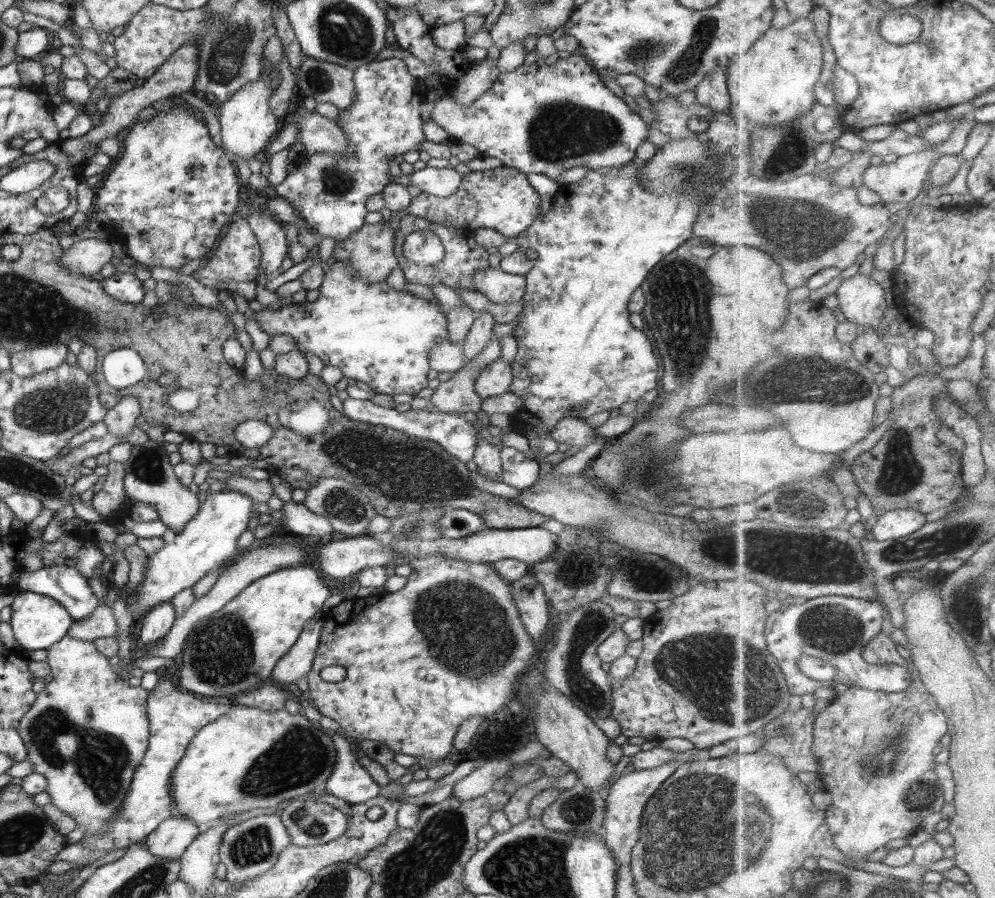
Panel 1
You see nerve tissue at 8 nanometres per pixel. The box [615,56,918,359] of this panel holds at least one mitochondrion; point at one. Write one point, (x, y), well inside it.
(812, 230)

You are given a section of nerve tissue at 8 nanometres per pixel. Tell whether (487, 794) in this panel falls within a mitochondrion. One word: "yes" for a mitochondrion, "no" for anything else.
no

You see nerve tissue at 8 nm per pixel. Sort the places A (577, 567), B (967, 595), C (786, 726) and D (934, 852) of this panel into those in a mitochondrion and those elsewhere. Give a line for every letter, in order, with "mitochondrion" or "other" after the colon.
A: mitochondrion
B: mitochondrion
C: mitochondrion
D: other

